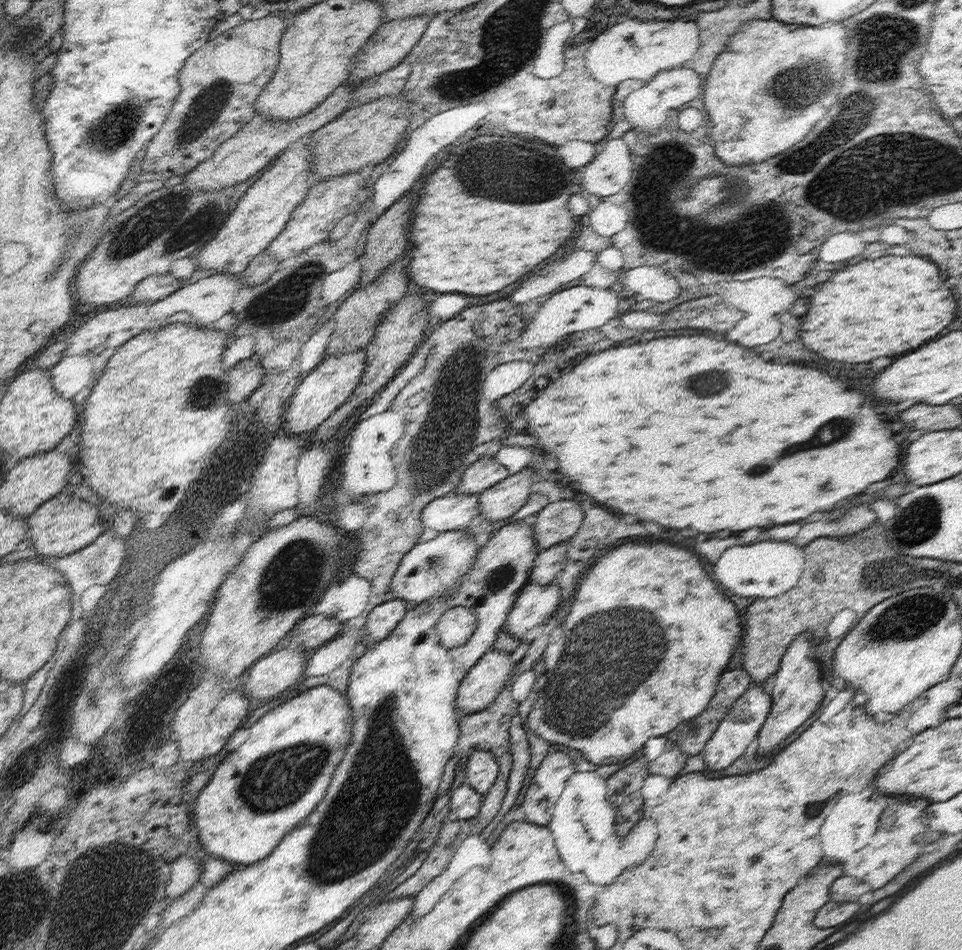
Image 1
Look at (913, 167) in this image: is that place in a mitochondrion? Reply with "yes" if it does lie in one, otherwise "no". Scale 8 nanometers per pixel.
yes

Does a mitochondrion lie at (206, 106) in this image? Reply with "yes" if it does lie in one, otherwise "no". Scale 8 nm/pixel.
yes

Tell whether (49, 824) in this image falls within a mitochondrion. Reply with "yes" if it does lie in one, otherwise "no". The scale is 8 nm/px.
no

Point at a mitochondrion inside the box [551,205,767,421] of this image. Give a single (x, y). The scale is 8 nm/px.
(711, 383)

